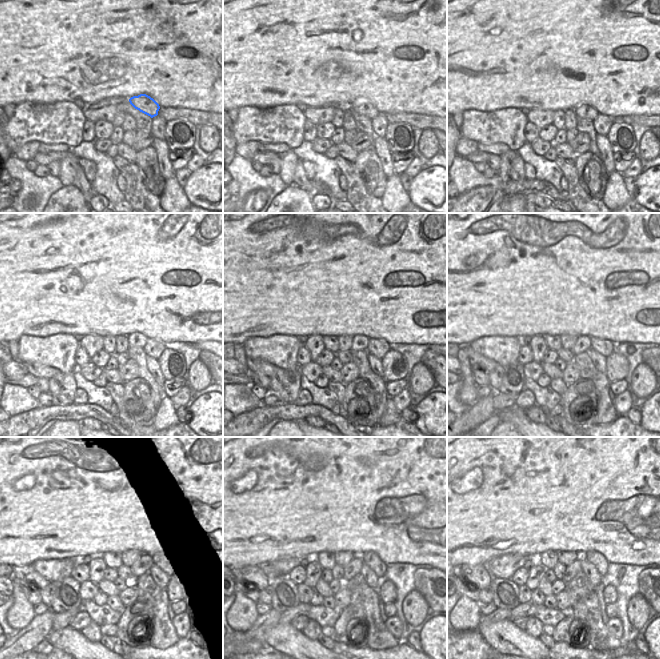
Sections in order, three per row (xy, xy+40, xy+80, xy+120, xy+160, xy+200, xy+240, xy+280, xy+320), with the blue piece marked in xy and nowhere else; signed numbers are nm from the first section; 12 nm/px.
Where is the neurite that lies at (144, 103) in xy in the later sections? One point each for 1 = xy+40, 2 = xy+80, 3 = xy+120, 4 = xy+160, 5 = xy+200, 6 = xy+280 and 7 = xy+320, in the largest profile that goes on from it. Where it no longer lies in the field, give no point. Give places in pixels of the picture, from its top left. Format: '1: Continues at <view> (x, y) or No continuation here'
1: Continues at xy+40 (363, 106)
2: Continues at xy+80 (584, 111)
3: Continues at xy+120 (134, 339)
4: Continues at xy+160 (359, 342)
5: Continues at xy+200 (583, 343)
6: Continues at xy+280 (354, 566)
7: Continues at xy+320 (573, 569).

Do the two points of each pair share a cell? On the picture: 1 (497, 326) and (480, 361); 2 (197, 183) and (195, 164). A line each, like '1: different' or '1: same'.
1: different
2: different

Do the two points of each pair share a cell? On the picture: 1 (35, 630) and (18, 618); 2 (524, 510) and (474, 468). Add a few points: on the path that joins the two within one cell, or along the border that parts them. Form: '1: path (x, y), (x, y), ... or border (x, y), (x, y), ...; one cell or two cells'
1: border (35, 616), (26, 626), (18, 631); two cells
2: path (512, 498), (508, 494), (500, 494), (486, 480); one cell

